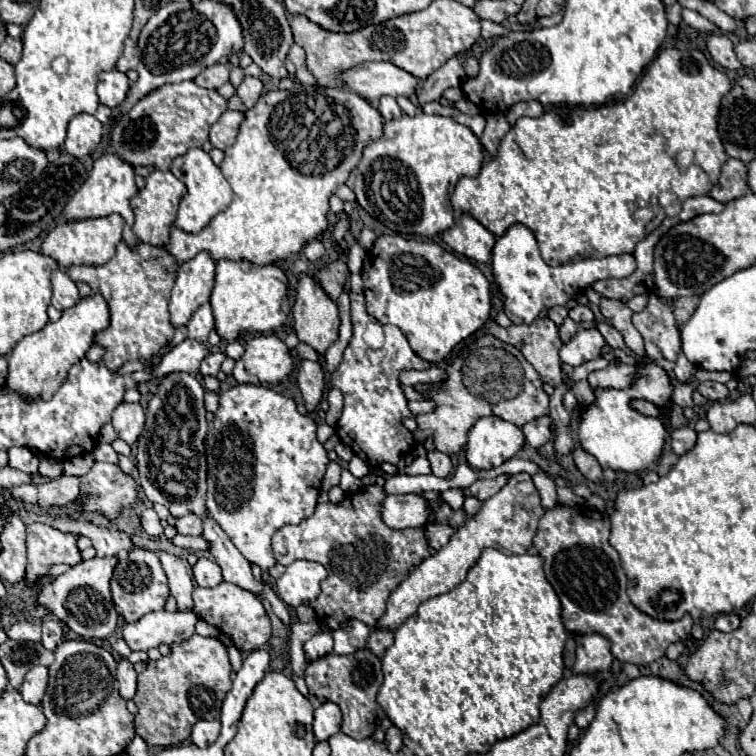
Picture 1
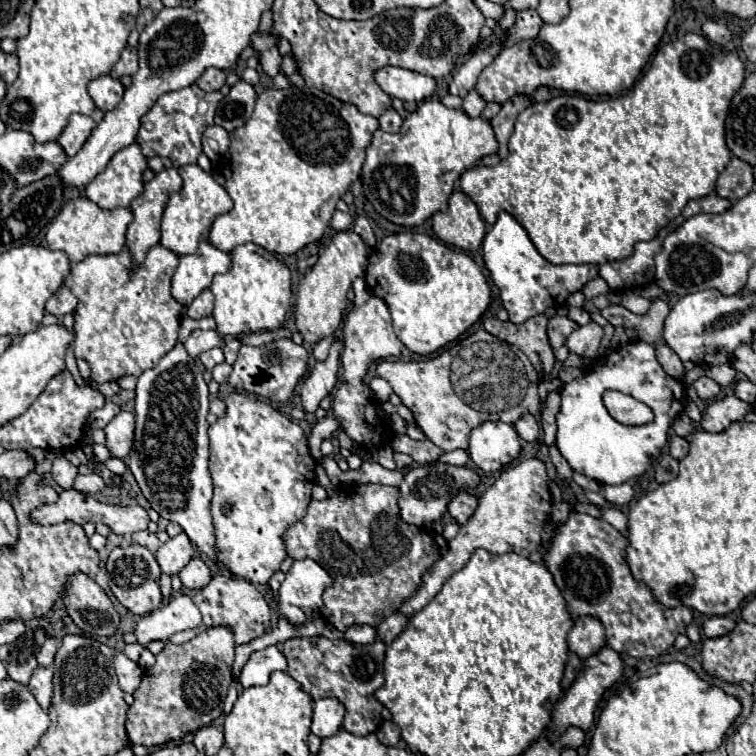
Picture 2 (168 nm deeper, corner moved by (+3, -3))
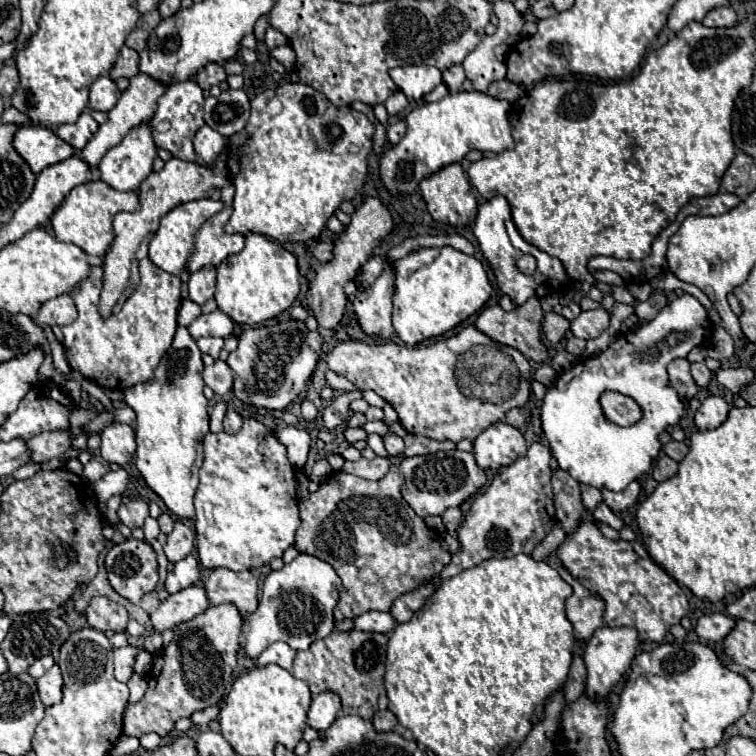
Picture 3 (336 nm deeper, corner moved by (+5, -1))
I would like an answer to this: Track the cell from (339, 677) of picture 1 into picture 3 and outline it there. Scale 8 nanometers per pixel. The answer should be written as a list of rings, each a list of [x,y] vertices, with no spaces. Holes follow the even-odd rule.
[[[331,633],[325,639],[317,639],[307,651],[299,651],[293,661],[291,675],[309,683],[311,693],[333,691],[341,697],[345,715],[359,715],[361,719],[373,721],[377,707],[377,697],[385,693],[383,675],[385,675],[385,653],[387,637],[381,633]]]

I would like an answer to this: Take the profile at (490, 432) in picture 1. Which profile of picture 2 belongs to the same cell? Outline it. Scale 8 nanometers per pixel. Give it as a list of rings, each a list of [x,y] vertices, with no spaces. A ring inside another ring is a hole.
[[[487,421],[473,429],[469,439],[469,457],[483,471],[501,471],[521,453],[517,431],[507,423]]]

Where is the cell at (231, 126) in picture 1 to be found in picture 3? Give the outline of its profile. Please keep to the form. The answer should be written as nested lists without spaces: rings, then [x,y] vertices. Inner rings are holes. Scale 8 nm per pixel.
[[[203,125],[197,131],[193,145],[195,145],[195,153],[199,155],[199,159],[211,165],[221,155],[221,151],[225,151],[227,139],[223,135],[217,135],[217,131],[213,131],[209,125]]]

